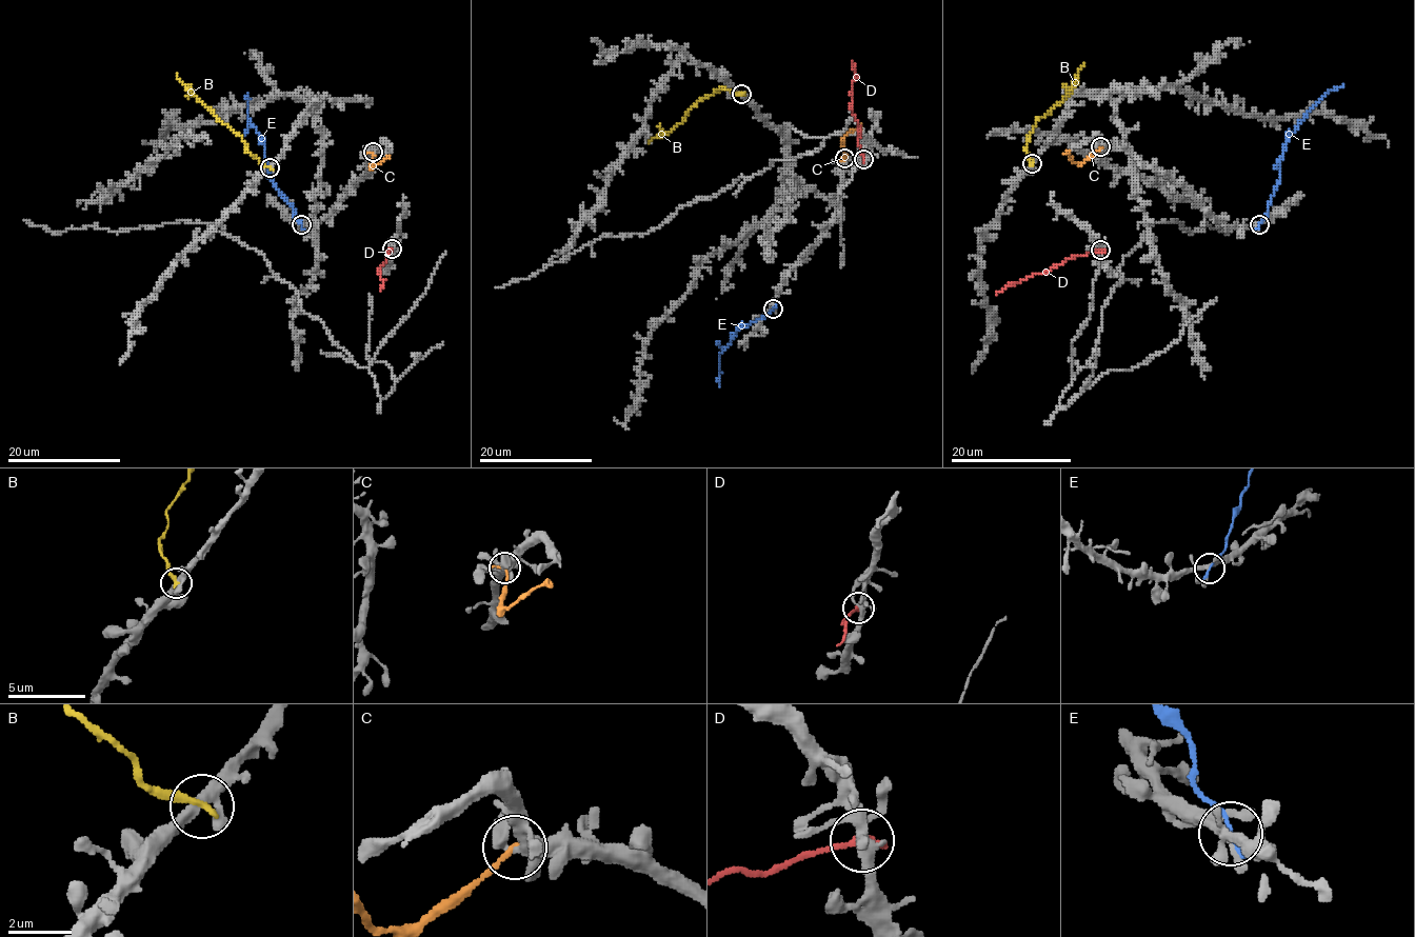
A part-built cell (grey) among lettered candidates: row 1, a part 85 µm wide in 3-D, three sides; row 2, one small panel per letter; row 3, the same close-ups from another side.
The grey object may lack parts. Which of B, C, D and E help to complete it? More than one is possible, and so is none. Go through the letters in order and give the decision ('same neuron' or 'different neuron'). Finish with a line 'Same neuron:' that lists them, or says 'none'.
B: different neuron
C: different neuron
D: different neuron
E: different neuron
Same neuron: none

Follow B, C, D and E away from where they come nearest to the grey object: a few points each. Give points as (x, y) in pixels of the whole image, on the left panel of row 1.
B: (270, 167), (262, 165), (245, 148), (244, 140), (200, 100), (177, 74)
C: (373, 152), (372, 165), (390, 159)
D: (393, 250), (380, 267), (380, 278), (384, 280), (380, 292)
E: (300, 225), (294, 206), (270, 177), (263, 140), (248, 118), (246, 94)

